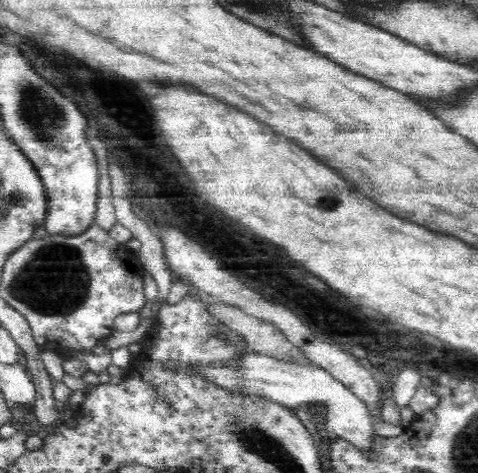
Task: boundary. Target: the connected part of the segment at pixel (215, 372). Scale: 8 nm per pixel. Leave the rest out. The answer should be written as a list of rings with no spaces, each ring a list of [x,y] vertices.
[[[248,355],[243,360],[239,371],[218,367],[205,370],[205,376],[213,378],[224,388],[240,386],[247,394],[264,396],[287,407],[305,408],[307,404],[322,404],[326,406],[325,424],[336,436],[358,444],[361,448],[368,446],[368,436],[374,433],[372,416],[366,403],[360,400],[345,384],[336,380],[327,370],[314,363],[286,363],[264,355]]]

